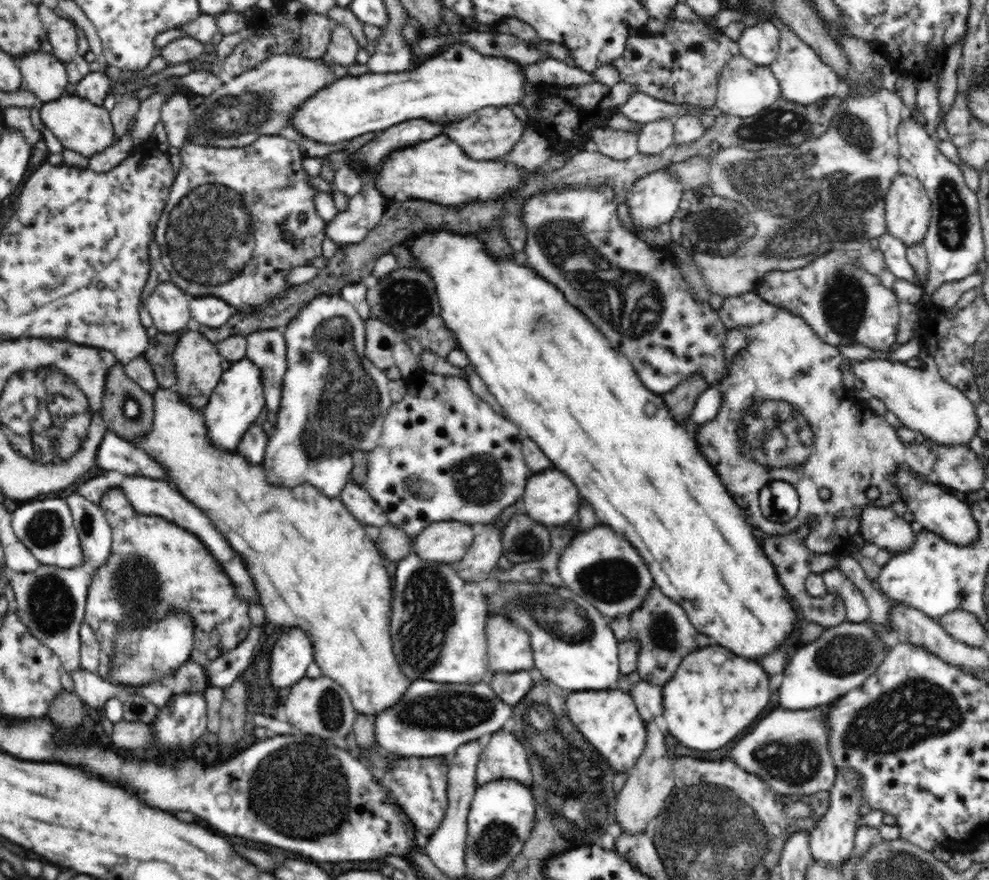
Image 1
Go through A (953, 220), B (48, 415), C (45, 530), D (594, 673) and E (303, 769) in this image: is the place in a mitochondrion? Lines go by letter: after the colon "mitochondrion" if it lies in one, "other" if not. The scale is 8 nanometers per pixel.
A: mitochondrion
B: mitochondrion
C: mitochondrion
D: other
E: mitochondrion

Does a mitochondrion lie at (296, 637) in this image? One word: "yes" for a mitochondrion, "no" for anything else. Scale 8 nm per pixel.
no

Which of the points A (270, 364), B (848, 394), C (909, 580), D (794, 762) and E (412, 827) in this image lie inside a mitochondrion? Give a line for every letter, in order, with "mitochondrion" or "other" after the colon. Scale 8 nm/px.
A: other
B: other
C: other
D: mitochondrion
E: other

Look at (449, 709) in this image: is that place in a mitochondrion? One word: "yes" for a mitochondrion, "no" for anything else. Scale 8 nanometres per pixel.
yes

